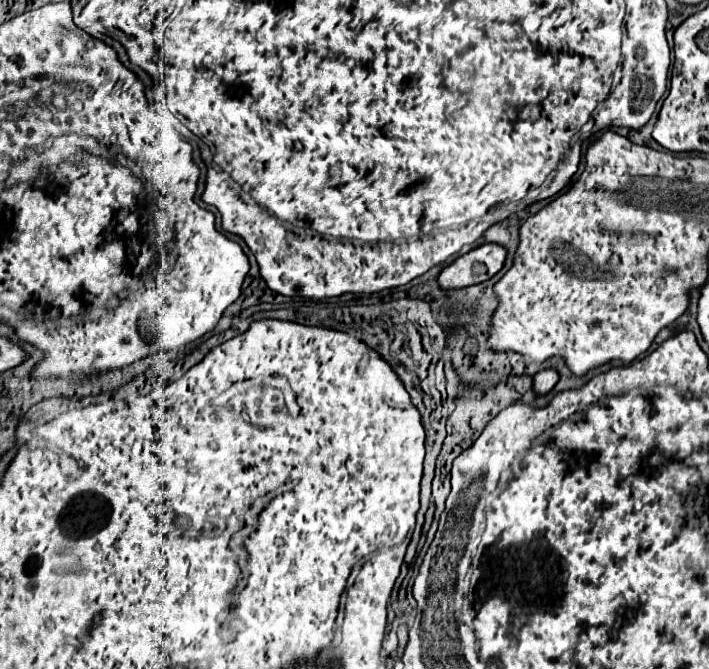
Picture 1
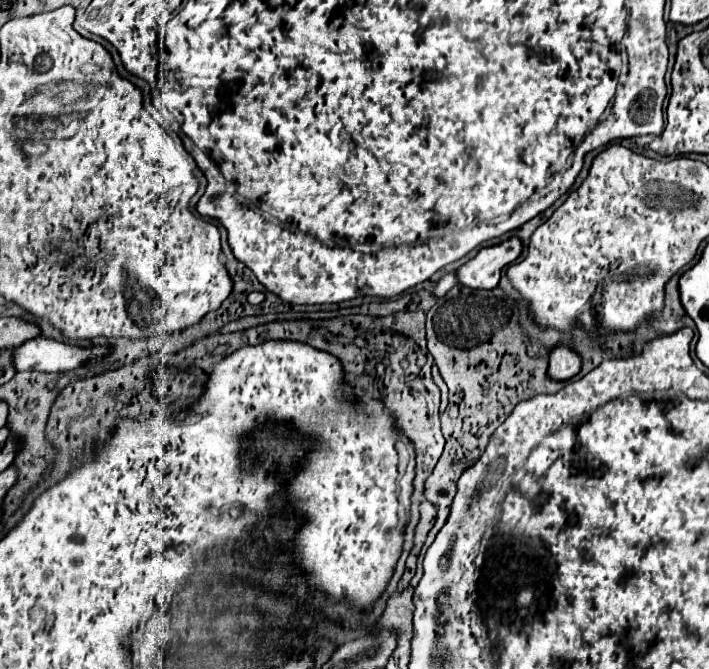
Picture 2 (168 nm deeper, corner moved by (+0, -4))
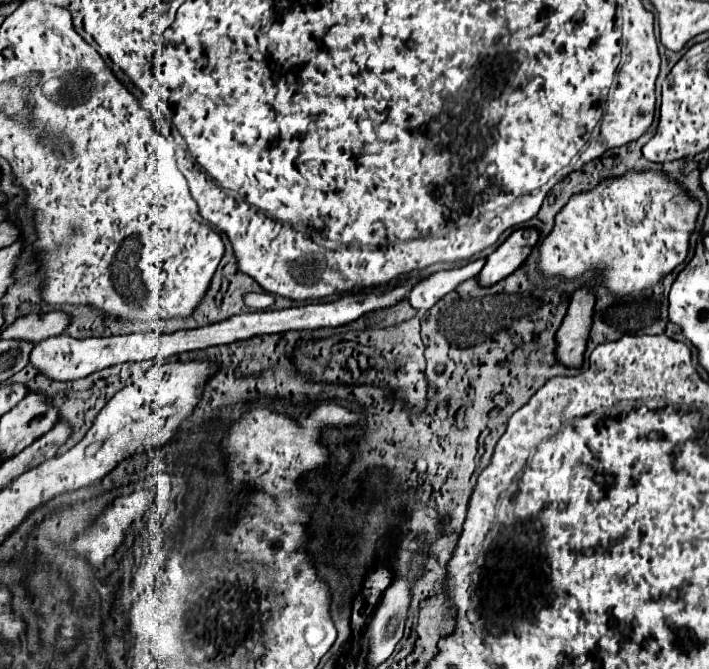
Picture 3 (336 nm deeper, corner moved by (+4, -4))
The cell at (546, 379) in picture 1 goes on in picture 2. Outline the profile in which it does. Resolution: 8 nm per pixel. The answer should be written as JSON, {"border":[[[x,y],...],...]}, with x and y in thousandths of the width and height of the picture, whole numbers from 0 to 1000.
{"border":[[[784,519],[776,528],[776,546],[773,546],[773,564],[781,570],[798,570],[807,567],[818,555],[818,534],[807,528],[798,519]]]}

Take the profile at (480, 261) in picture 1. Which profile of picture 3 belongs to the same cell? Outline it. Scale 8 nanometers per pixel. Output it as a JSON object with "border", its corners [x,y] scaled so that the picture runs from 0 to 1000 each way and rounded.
{"border":[[[739,339],[725,345],[685,390],[683,402],[677,405],[677,423],[680,426],[697,426],[725,408],[748,381],[748,375],[756,369],[762,354],[759,342]]]}

